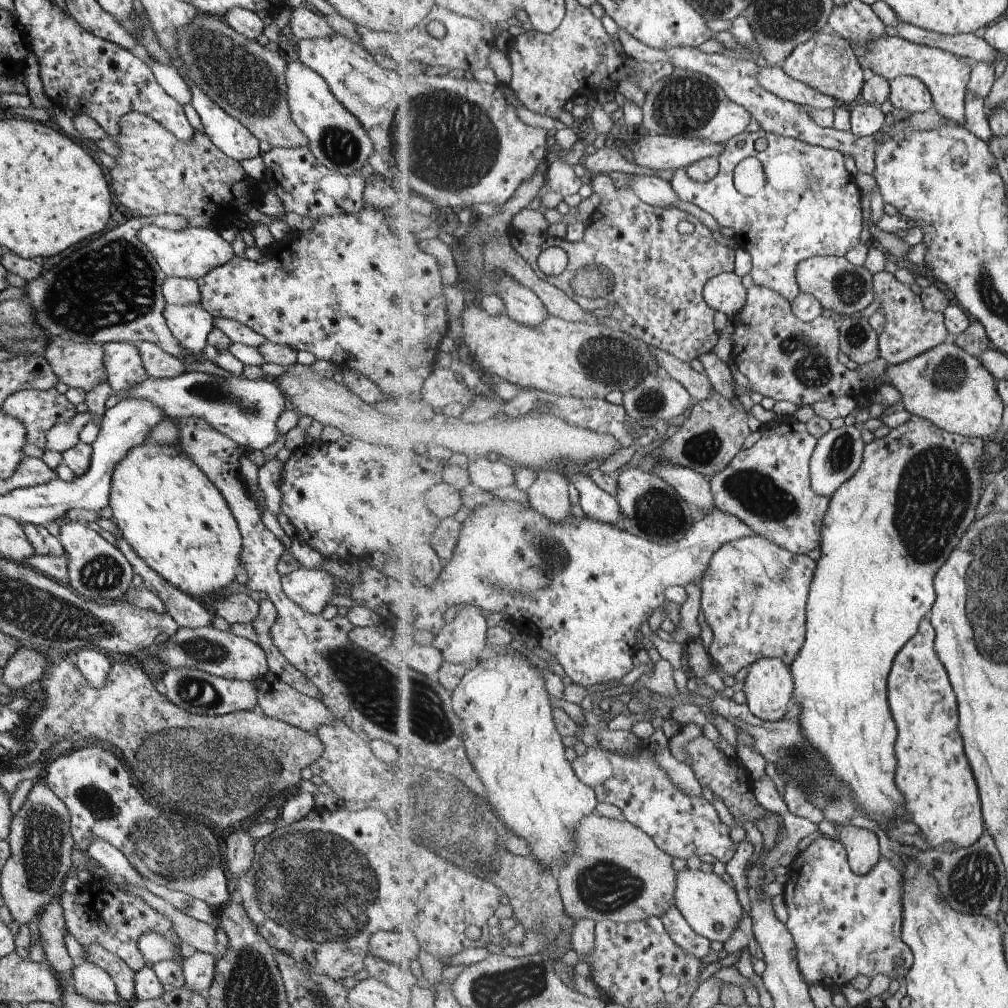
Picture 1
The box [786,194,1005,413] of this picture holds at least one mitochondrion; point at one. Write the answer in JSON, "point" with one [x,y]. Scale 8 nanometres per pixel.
{"point":[951,375]}

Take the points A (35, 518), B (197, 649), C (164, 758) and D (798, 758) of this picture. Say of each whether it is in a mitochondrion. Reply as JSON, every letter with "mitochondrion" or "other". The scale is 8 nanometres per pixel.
{"A":"other","B":"mitochondrion","C":"mitochondrion","D":"mitochondrion"}

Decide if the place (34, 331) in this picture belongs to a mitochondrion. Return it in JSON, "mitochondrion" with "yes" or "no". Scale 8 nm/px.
{"mitochondrion":"yes"}

